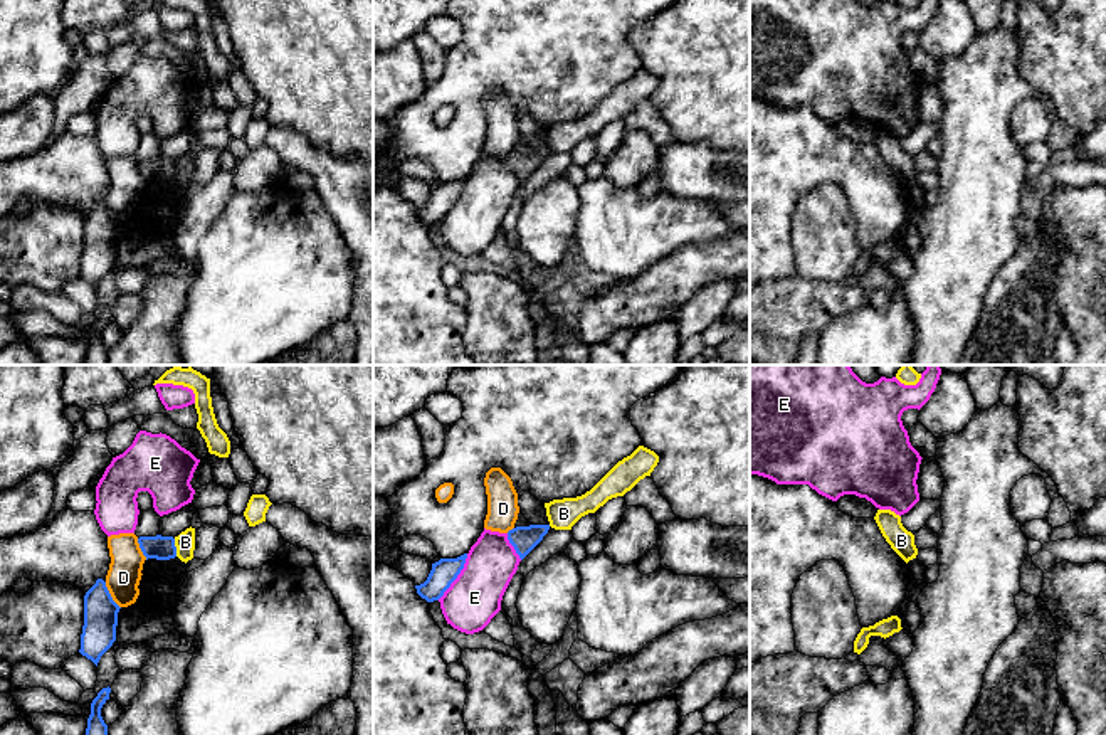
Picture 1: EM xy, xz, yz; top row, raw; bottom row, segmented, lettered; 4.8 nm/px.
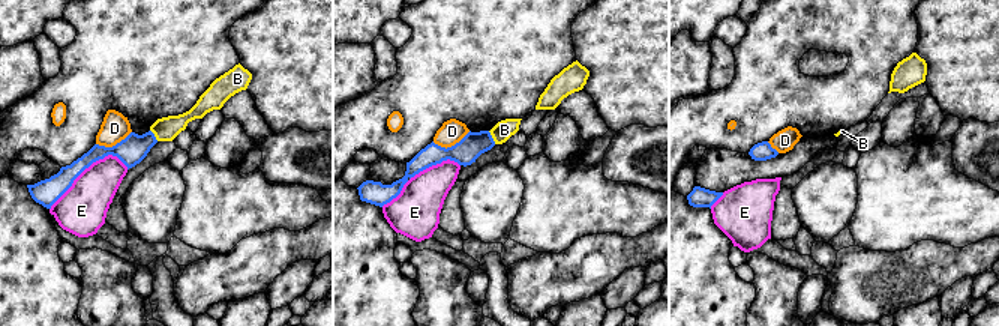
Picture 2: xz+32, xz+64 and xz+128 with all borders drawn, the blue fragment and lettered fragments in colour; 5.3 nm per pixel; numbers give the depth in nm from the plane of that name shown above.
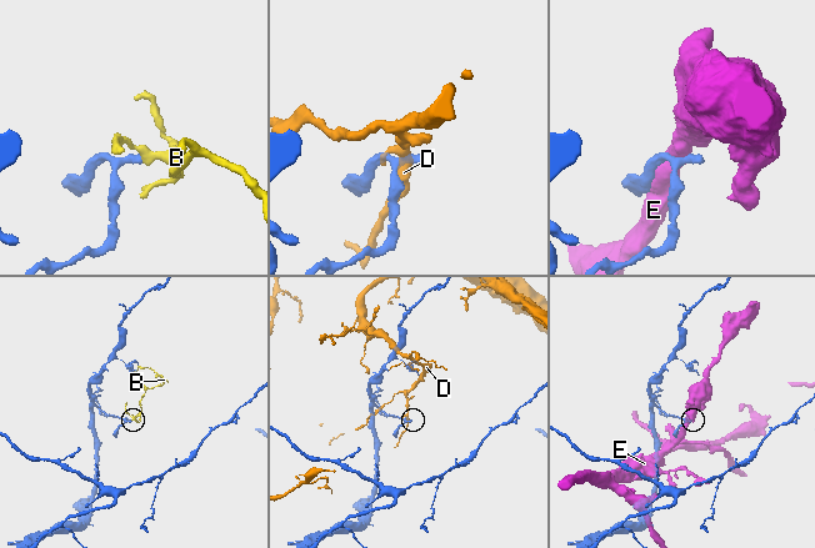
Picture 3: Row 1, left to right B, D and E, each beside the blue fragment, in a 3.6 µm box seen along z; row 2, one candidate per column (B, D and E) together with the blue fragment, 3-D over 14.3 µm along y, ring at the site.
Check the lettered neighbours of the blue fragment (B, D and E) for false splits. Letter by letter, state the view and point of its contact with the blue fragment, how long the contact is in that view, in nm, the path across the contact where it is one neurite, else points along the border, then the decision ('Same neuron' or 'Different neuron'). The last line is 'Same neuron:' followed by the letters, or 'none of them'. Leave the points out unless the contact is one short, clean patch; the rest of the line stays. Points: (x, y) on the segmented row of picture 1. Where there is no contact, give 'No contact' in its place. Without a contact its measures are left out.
B: Touches blue at xy (175, 547). Shared border 90 nm. Boundary: xy (173, 539), (177, 555). Different neuron
D: Touches blue at xy (110, 596). Shared border 150 nm. Boundary: xy (105, 582), (111, 599), (120, 608). Different neuron
E: Touches blue at xz (456, 577). Shared border 260 nm. Different neuron
Same neuron: none of them

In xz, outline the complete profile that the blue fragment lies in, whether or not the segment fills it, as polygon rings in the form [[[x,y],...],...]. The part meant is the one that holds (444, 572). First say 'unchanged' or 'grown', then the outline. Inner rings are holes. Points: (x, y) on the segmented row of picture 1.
unchanged | [[[467,553],[457,558],[440,558],[439,562],[432,563],[427,580],[415,585],[417,594],[427,602],[439,600],[464,568],[466,558]]]

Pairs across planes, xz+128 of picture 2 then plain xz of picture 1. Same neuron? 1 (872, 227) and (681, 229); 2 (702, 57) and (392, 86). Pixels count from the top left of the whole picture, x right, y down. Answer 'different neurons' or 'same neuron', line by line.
1: same neuron
2: same neuron

